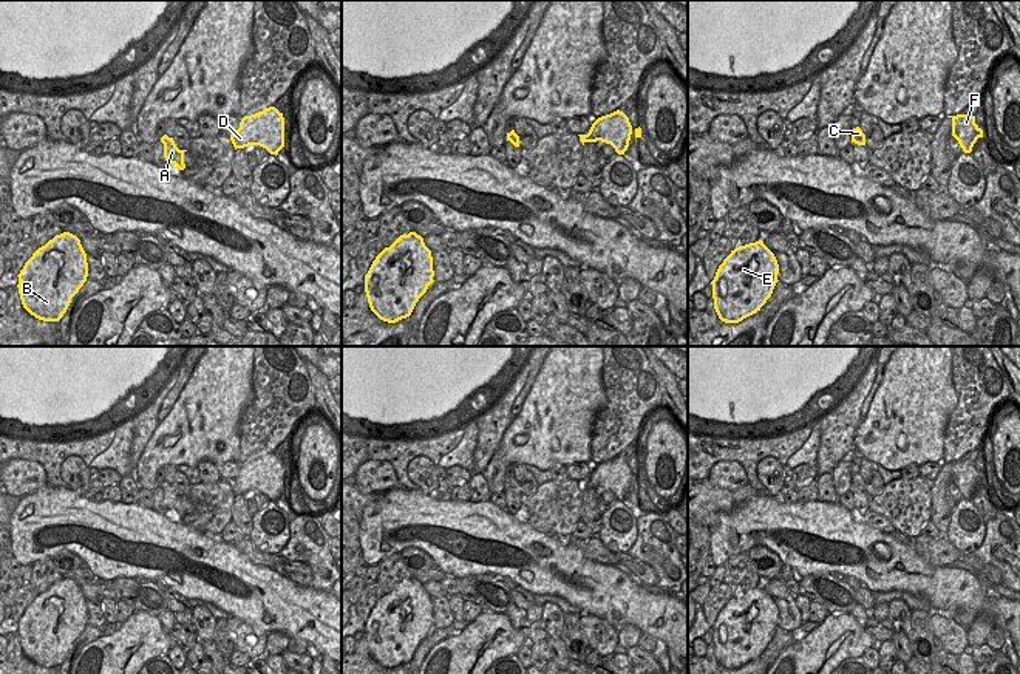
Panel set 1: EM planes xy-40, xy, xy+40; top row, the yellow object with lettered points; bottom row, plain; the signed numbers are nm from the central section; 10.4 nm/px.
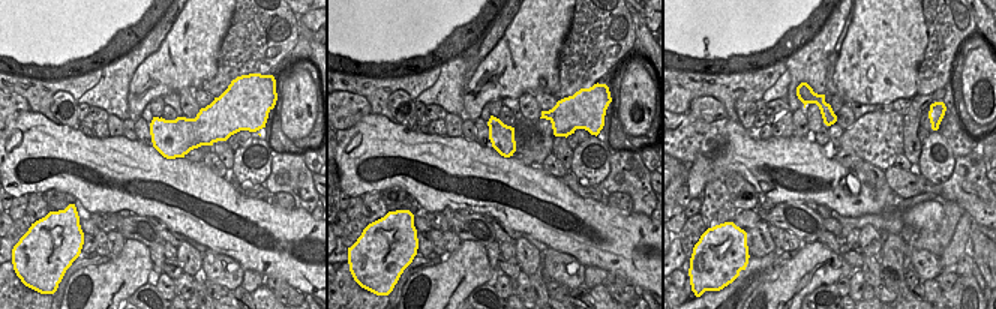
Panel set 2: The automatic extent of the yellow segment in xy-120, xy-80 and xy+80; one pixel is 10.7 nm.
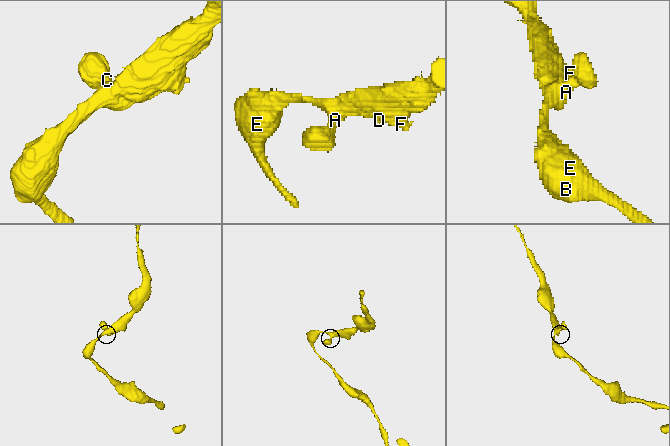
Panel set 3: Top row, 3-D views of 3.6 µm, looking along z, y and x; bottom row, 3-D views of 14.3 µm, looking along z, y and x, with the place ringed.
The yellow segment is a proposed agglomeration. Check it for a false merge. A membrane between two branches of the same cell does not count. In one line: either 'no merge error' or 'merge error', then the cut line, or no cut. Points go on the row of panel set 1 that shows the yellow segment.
no merge error; cut none

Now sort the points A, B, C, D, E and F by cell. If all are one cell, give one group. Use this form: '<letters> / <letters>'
A B C D E F

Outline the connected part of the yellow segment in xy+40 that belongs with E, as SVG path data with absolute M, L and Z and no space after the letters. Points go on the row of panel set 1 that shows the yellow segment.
M762 240L731 250L711 281L719 318L739 323L760 311L779 281L777 274L777 260Z

